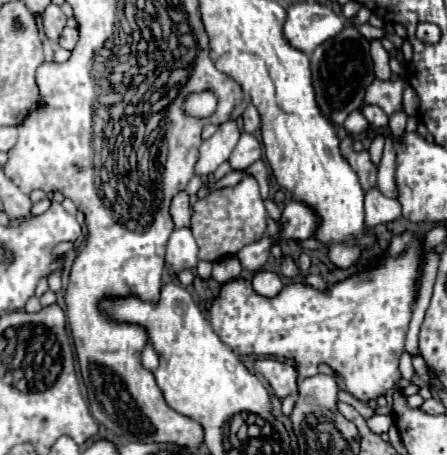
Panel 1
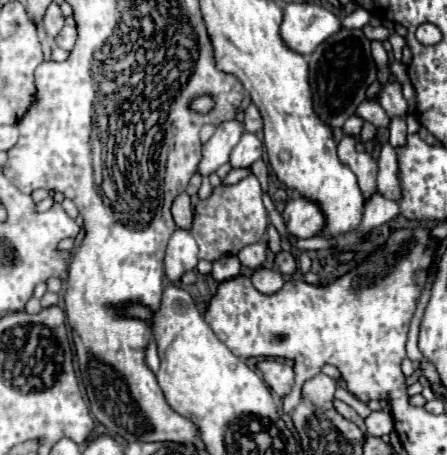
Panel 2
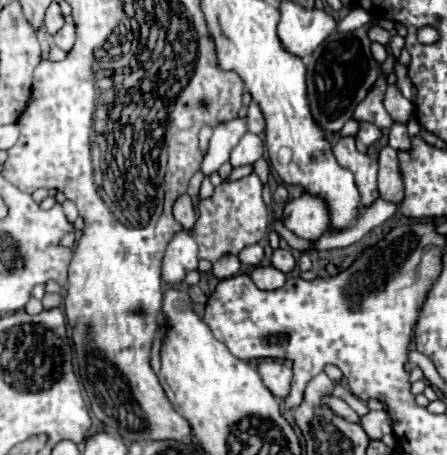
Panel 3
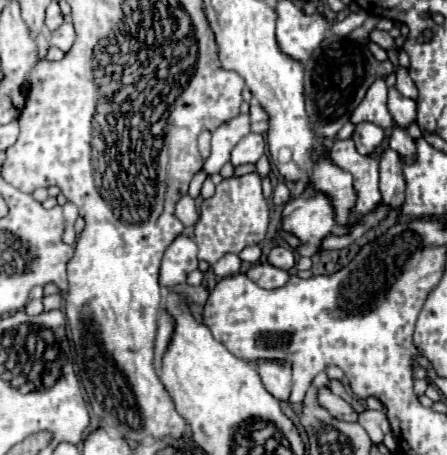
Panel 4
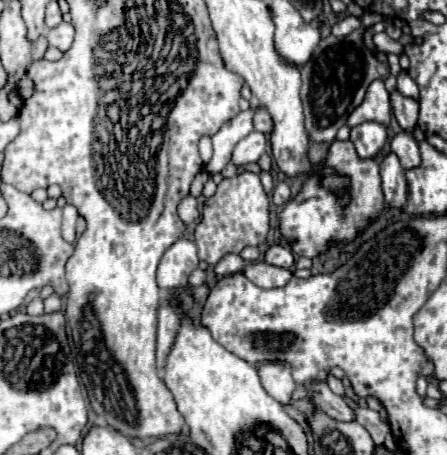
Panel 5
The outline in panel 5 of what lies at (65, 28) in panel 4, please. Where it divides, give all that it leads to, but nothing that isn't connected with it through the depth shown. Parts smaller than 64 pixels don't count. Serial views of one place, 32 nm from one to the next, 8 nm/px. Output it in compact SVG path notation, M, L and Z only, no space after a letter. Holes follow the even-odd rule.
M60 22L56 28L48 30L48 44L56 46L62 52L66 52L72 46L72 40L74 40L74 28L68 22Z

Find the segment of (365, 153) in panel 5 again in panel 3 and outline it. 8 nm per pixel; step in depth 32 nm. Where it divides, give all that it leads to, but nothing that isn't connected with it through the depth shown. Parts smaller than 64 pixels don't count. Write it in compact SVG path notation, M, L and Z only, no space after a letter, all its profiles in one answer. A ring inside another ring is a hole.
M362 122L354 140L356 140L356 148L360 152L368 152L370 146L374 146L378 140L382 138L382 130L370 122Z

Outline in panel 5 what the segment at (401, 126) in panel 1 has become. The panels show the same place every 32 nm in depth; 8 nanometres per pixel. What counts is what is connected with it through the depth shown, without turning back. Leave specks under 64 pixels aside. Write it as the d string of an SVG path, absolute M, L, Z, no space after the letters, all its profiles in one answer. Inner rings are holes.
M400 132L392 138L390 142L392 146L392 152L398 156L402 168L410 170L410 168L418 168L420 166L420 150L418 150L418 142L412 134L408 132Z

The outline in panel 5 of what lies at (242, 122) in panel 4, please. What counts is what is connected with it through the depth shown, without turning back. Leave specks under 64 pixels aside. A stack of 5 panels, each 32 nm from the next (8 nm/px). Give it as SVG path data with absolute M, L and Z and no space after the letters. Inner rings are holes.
M250 106L248 110L240 112L236 118L232 118L230 122L226 122L214 136L212 136L212 144L214 144L214 156L212 160L206 164L206 170L210 174L220 172L232 158L232 150L234 146L252 132L252 116L256 114L256 106Z

